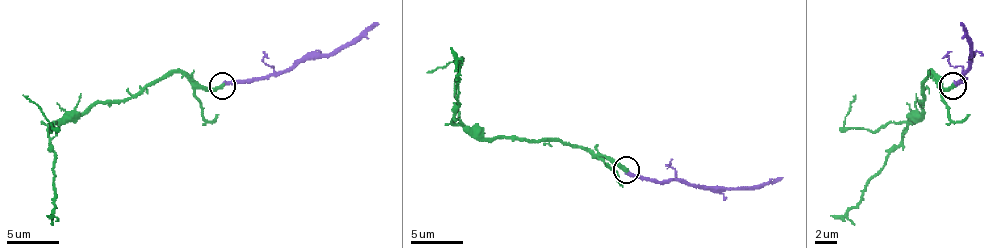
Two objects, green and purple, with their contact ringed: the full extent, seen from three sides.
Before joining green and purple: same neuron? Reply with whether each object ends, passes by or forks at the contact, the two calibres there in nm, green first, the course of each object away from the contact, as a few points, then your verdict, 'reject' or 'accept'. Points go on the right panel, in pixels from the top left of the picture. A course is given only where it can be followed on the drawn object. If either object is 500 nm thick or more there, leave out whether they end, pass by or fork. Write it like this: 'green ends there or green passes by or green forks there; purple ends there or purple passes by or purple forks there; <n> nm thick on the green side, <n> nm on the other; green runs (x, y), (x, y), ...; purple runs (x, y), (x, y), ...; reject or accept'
green ends there; purple ends there; 300 nm thick on the green side, 260 nm on the other; green runs (953, 86), (945, 89), (929, 73), (919, 115), (901, 144), (887, 157), (853, 207), (843, 215), (830, 215); purple runs (953, 86), (964, 78), (971, 62), (971, 44), (961, 23); accept

